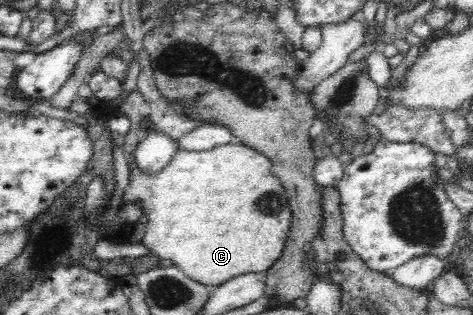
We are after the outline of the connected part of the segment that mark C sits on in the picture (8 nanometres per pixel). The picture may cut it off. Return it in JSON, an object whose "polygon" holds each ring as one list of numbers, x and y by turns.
{"polygon":[[128,132,124,140,123,152,127,159,127,164,131,167,129,174,130,183,125,188,124,202,142,200,143,212,147,215,147,231,141,240,141,244,143,244,152,255,163,260,170,260,171,264,176,265,188,278,207,286,209,289,213,289,218,285,228,282,230,279,246,273,264,274,282,256,285,242,289,235,293,214,289,207,286,192,279,182,279,179,271,173,272,165,270,159,266,158,266,156,242,143,236,145,228,143,202,152,190,152,179,148,174,152,174,156,172,156,170,162,168,162,160,172,153,175,144,175,140,173,140,169,136,167,136,161,134,160,135,156,133,154,135,152,136,142,135,137,132,136,132,132]]}

